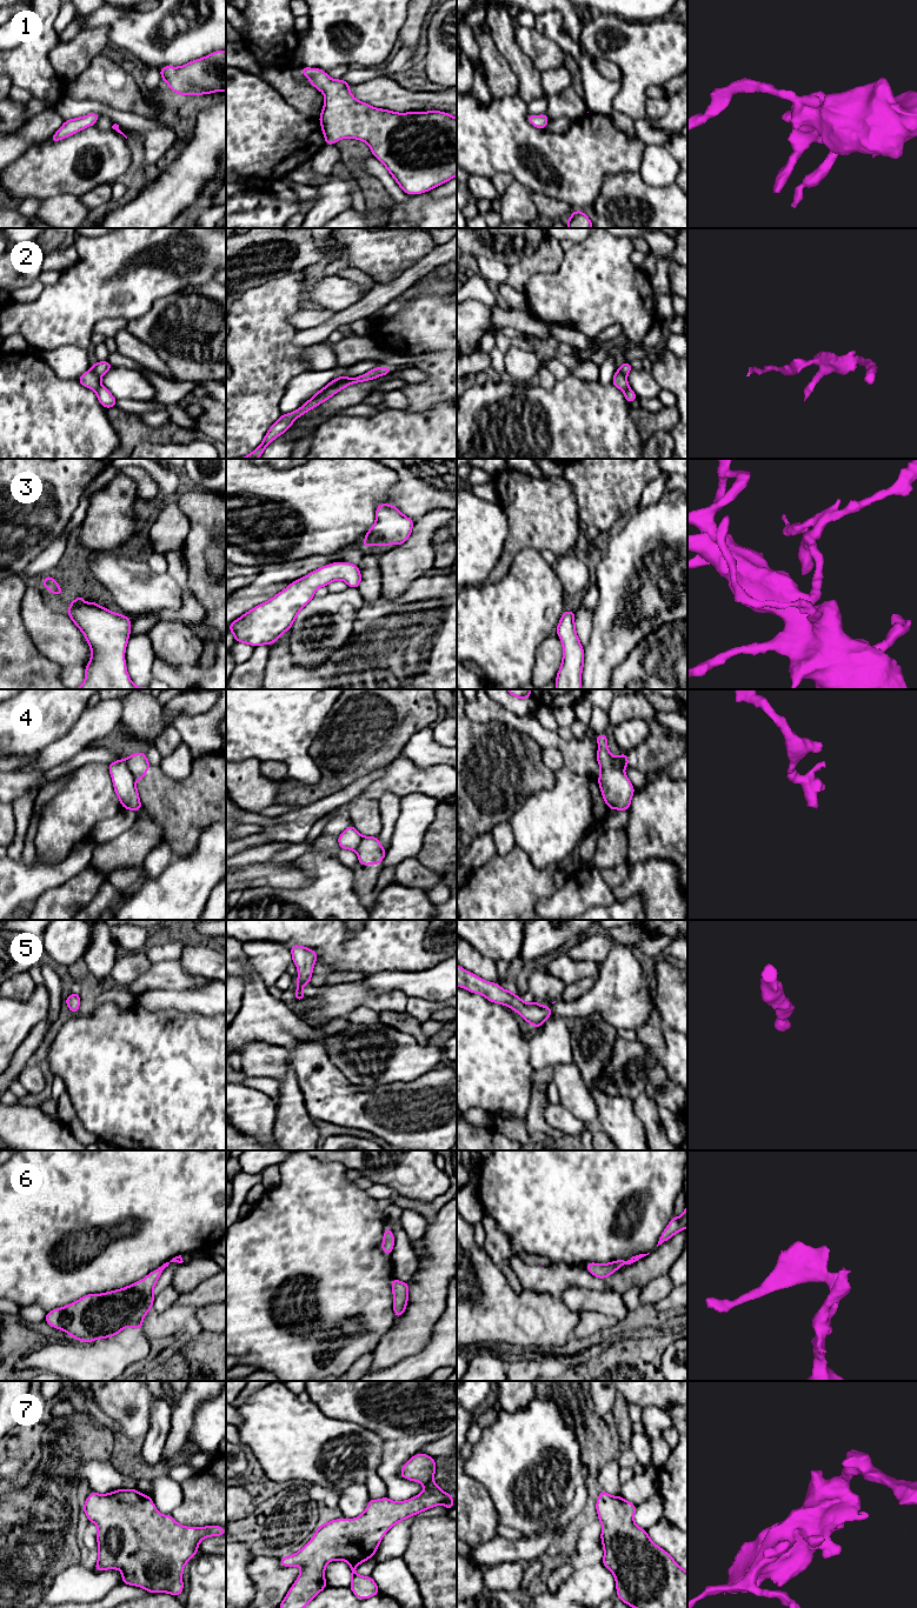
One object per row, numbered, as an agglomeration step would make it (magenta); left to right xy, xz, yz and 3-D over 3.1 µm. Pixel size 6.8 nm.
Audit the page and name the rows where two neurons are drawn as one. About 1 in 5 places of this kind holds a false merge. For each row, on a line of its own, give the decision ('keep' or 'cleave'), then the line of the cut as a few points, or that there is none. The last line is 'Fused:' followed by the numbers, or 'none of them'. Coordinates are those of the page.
1: keep | no cut
2: keep | no cut
3: keep | no cut
4: cleave | xy (125, 759), (128, 769), (135, 779)
5: keep | no cut
6: keep | no cut
7: keep | no cut
Fused: 4

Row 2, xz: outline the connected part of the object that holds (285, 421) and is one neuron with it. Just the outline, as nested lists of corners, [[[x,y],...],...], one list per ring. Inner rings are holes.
[[[383,366],[371,369],[370,372],[355,376],[353,379],[348,379],[346,374],[341,375],[338,379],[333,379],[331,382],[328,382],[323,389],[318,391],[308,401],[306,401],[301,407],[299,407],[297,411],[288,413],[288,414],[281,414],[279,420],[274,422],[266,435],[264,436],[261,443],[248,455],[240,458],[240,459],[259,459],[261,454],[264,453],[265,448],[278,436],[280,436],[283,433],[285,433],[292,423],[301,415],[304,415],[306,412],[311,411],[312,408],[319,406],[324,401],[328,400],[331,396],[337,394],[343,388],[353,385],[359,383],[364,381],[370,381],[372,379],[377,379],[381,375],[387,375],[392,371],[391,367]]]

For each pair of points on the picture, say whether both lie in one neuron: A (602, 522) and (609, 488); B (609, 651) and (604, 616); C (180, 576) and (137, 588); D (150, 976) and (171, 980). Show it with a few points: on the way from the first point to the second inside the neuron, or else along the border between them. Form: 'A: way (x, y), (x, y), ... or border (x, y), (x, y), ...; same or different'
A: way (603, 514), (603, 496); same
B: way (609, 642), (607, 625); same
C: border (166, 573), (180, 589), (181, 605); different
D: way (154, 976), (166, 976); same

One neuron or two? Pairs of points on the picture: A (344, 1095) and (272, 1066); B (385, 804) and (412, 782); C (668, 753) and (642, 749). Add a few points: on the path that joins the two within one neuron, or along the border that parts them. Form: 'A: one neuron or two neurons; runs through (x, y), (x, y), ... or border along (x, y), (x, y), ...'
A: two neurons; border along (288, 1052), (290, 1062)
B: two neurons; border along (399, 796), (385, 793), (378, 801)
C: one neuron; runs through (662, 753), (648, 753)

